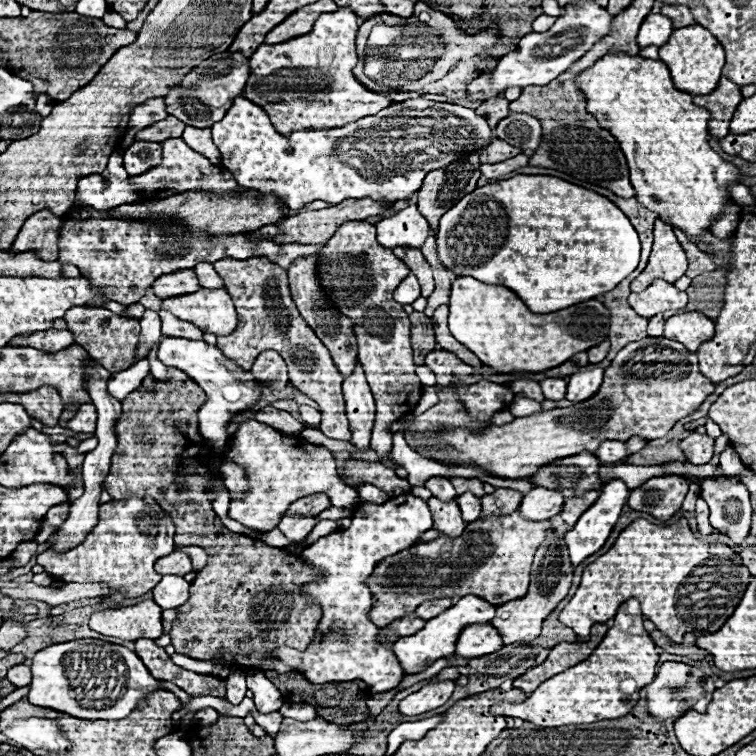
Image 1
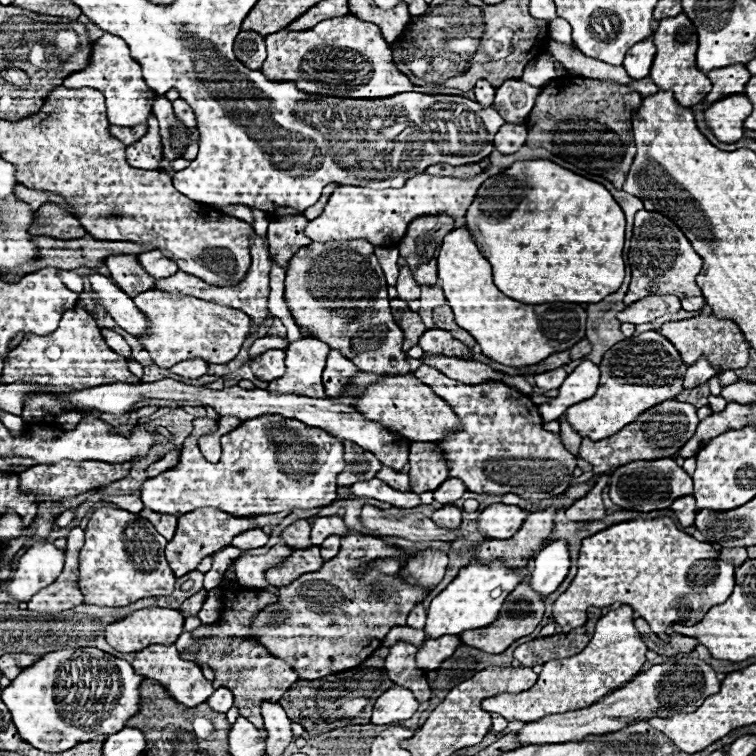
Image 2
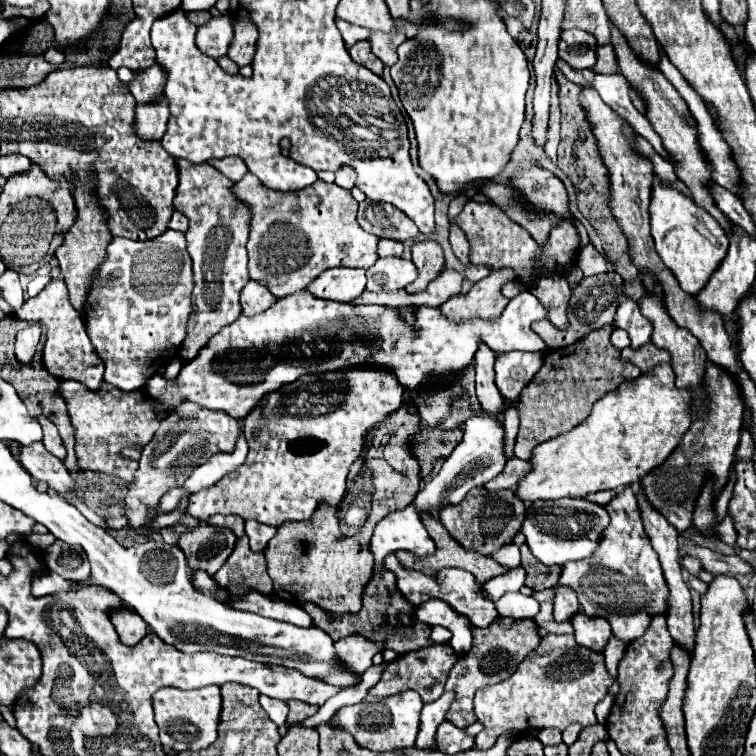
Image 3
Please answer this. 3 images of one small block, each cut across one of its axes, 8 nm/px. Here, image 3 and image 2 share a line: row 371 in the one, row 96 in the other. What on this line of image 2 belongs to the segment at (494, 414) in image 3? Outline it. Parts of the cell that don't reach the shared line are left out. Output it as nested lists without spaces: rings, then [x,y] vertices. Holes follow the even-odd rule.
[[[478,80],[474,86],[474,94],[476,94],[476,102],[480,102],[480,106],[490,106],[494,102],[494,86],[490,86],[486,80]]]

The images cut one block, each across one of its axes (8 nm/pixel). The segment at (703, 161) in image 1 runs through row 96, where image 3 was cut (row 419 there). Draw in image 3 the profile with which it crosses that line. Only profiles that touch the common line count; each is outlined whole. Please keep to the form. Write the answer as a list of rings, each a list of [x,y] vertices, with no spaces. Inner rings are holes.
[[[656,364],[652,370],[640,374],[636,380],[628,380],[620,384],[620,388],[608,392],[602,396],[594,408],[592,414],[578,424],[576,428],[562,432],[560,436],[540,444],[530,462],[534,470],[518,484],[516,496],[522,500],[558,500],[564,496],[570,498],[584,498],[590,492],[600,490],[620,490],[624,486],[630,486],[638,482],[642,476],[646,476],[650,470],[660,466],[680,444],[684,432],[692,424],[692,392],[680,390],[674,384],[674,372],[670,364]]]

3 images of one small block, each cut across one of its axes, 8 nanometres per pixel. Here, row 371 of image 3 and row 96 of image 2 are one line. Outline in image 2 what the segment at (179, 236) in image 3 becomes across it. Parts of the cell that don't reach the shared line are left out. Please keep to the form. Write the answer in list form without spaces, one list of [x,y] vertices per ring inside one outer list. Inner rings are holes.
[[[104,34],[98,40],[92,42],[92,56],[84,70],[72,72],[68,78],[64,78],[64,84],[68,88],[96,88],[106,96],[106,116],[108,122],[114,126],[126,126],[134,128],[138,124],[146,124],[148,116],[152,114],[152,104],[158,98],[154,90],[150,90],[142,78],[140,64],[128,54],[128,46],[122,38],[116,38],[112,34]]]

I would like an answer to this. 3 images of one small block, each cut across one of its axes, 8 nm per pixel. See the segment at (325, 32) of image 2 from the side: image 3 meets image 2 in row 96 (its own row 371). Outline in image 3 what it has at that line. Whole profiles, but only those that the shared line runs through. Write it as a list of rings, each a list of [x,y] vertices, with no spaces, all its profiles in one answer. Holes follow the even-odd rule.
[[[372,366],[328,374],[306,374],[298,382],[268,394],[264,402],[246,418],[260,420],[260,424],[252,422],[244,428],[250,446],[246,462],[236,472],[220,478],[214,488],[192,494],[188,514],[196,520],[206,520],[212,514],[228,512],[268,526],[280,526],[286,520],[308,520],[322,500],[338,506],[346,492],[348,470],[362,454],[366,436],[376,430],[386,416],[396,412],[396,408],[402,406],[402,400],[404,388],[396,382],[396,378],[390,372],[376,370]]]

